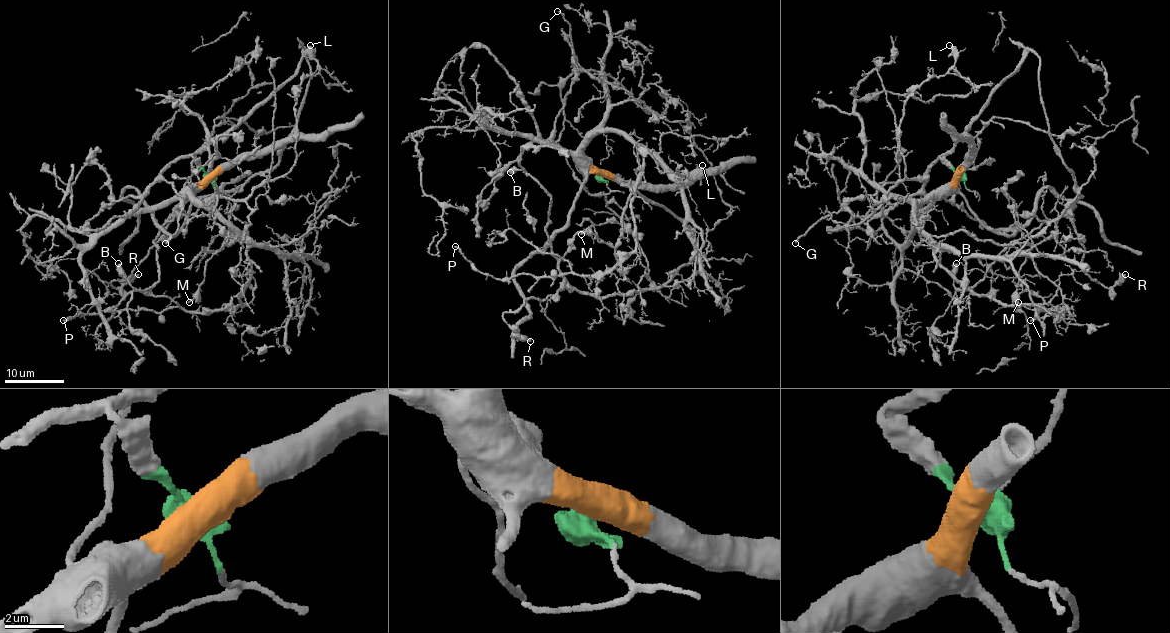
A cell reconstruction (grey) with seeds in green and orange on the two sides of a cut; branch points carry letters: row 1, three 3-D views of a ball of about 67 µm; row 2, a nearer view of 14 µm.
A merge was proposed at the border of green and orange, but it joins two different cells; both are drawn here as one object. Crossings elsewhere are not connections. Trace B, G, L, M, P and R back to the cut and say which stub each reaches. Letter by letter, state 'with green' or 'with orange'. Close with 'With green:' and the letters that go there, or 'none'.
B: with green
G: with green
L: with orange
M: with orange
P: with orange
R: with green
With green: B, G, R

